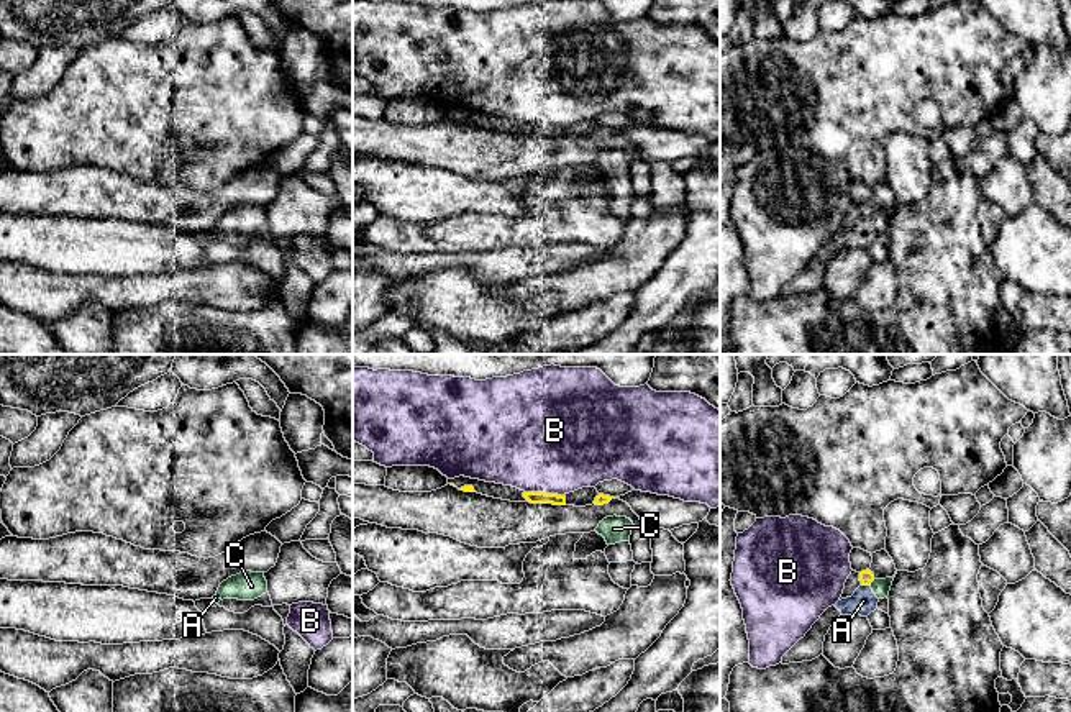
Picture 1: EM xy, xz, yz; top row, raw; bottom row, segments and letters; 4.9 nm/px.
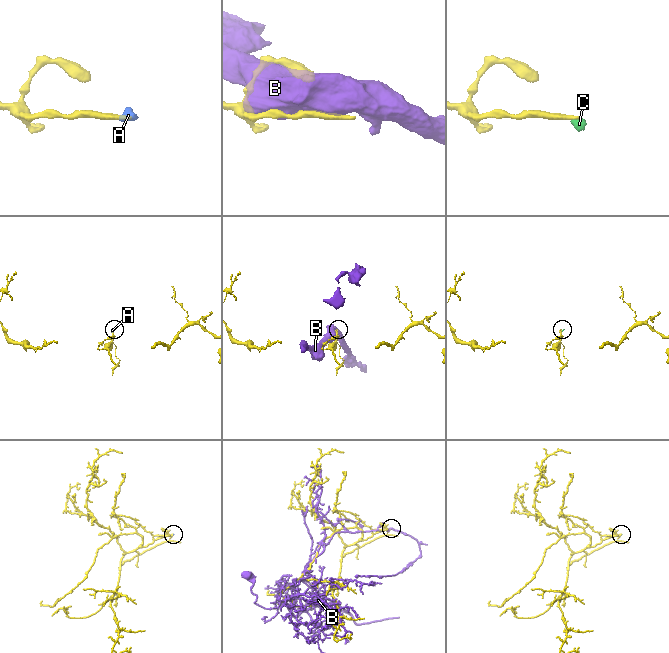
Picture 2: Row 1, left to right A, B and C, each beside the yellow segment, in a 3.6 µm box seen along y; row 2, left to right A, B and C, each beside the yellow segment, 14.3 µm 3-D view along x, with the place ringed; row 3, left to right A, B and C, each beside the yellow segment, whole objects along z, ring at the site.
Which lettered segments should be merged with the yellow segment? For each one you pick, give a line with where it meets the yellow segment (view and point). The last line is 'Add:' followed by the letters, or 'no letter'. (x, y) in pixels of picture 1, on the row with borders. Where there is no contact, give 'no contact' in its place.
Add: no letter

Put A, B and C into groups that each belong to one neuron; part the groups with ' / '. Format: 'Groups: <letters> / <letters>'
Groups: A C / B

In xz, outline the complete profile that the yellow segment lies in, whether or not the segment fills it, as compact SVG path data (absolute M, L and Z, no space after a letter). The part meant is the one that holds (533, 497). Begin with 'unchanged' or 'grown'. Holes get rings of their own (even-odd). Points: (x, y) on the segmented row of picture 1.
unchanged; M523 492L523 497L525 497L530 504L566 505L566 495L558 495L558 494Z

